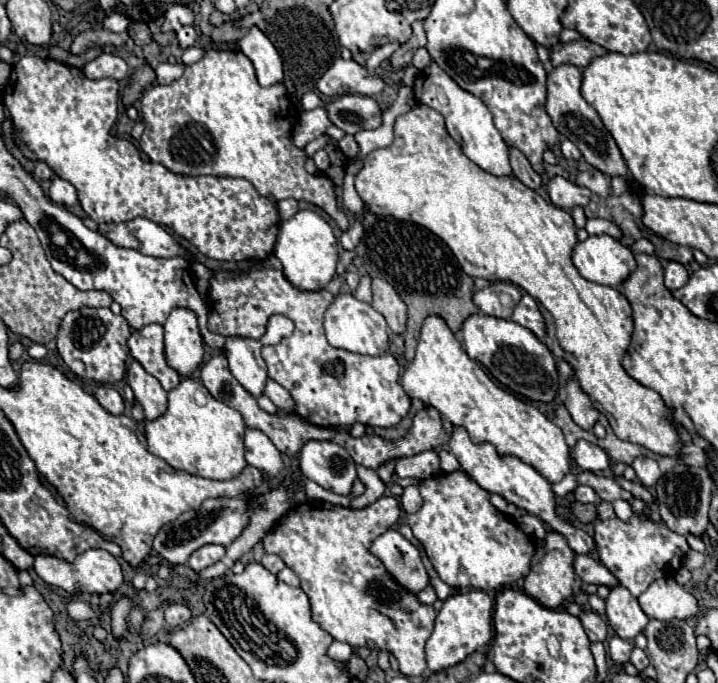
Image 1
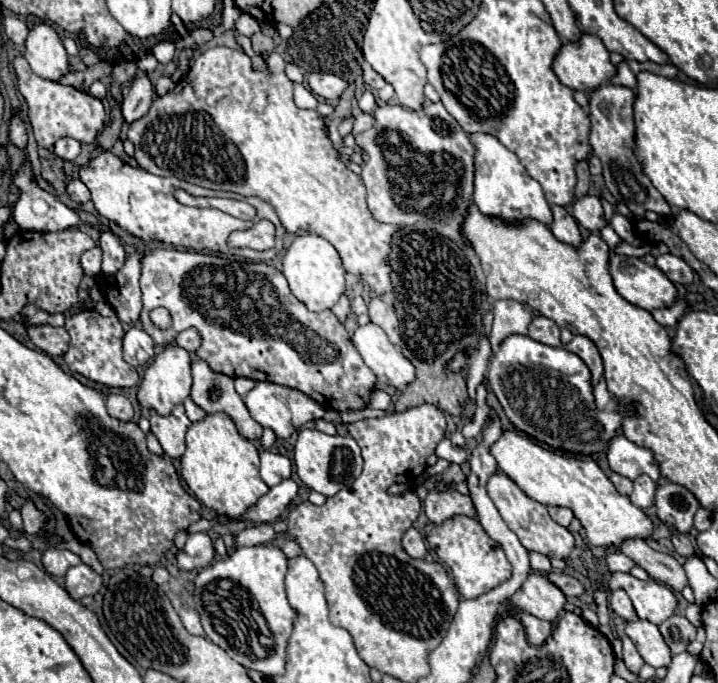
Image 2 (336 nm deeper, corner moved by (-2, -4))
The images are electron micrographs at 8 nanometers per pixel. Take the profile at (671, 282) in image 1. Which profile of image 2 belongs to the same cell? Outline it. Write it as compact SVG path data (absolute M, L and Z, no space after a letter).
M664 254L656 258L656 266L674 282L674 284L690 284L694 280L694 270L678 256Z

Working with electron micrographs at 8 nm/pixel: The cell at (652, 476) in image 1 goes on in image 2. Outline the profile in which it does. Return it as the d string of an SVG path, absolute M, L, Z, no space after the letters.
M642 474L634 480L634 492L630 494L630 500L634 502L634 506L644 510L654 506L654 494L656 494L656 482L650 476Z

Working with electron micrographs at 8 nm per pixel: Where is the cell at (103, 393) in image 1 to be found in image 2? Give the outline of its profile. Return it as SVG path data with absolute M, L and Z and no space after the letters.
M110 394L110 396L106 398L106 408L108 408L108 414L110 414L112 418L132 420L132 414L134 414L132 404L130 404L130 400L128 400L126 396L122 396L122 394Z

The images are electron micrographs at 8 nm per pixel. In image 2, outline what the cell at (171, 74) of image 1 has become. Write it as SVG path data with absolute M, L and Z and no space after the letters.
M148 53L146 56L136 61L138 69L144 73L153 72L157 68L158 64L158 61L151 53Z

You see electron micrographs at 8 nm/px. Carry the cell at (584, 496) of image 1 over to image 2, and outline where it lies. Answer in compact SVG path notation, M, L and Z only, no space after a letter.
M550 506L550 508L548 508L548 512L550 512L550 516L552 516L558 524L562 524L562 526L570 526L570 522L574 520L574 512L572 512L570 508Z

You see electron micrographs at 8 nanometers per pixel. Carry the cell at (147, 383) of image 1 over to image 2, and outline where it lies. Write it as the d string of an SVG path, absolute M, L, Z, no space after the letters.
M178 404L168 416L160 416L156 410L146 410L146 418L150 420L150 430L162 444L164 454L170 458L180 458L186 450L184 434L190 426L190 420L184 414L184 406Z

